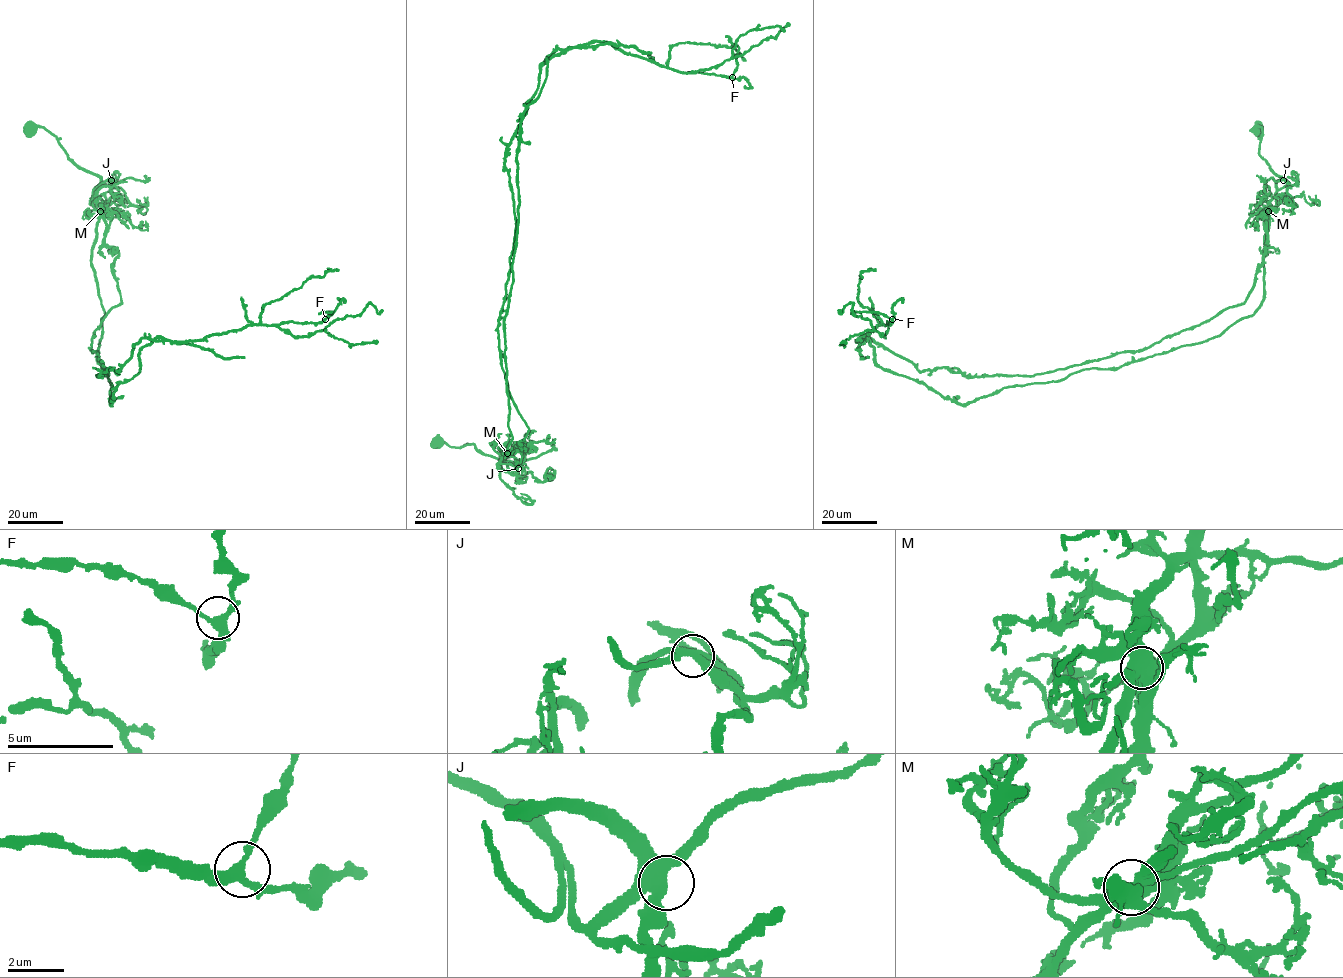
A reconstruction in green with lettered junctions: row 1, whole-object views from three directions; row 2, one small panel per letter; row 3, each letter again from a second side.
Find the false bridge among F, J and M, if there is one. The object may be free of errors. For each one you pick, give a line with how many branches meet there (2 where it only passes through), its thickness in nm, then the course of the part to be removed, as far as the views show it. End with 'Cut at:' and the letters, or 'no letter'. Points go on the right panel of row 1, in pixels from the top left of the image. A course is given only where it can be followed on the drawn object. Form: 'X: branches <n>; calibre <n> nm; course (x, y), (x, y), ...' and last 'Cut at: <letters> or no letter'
M: branches 4; calibre 600 nm; course (1268, 210), (1262, 266), (1243, 303), (1143, 349), (1031, 376), (919, 371), (871, 338), (858, 346), (868, 358)
Cut at: M

